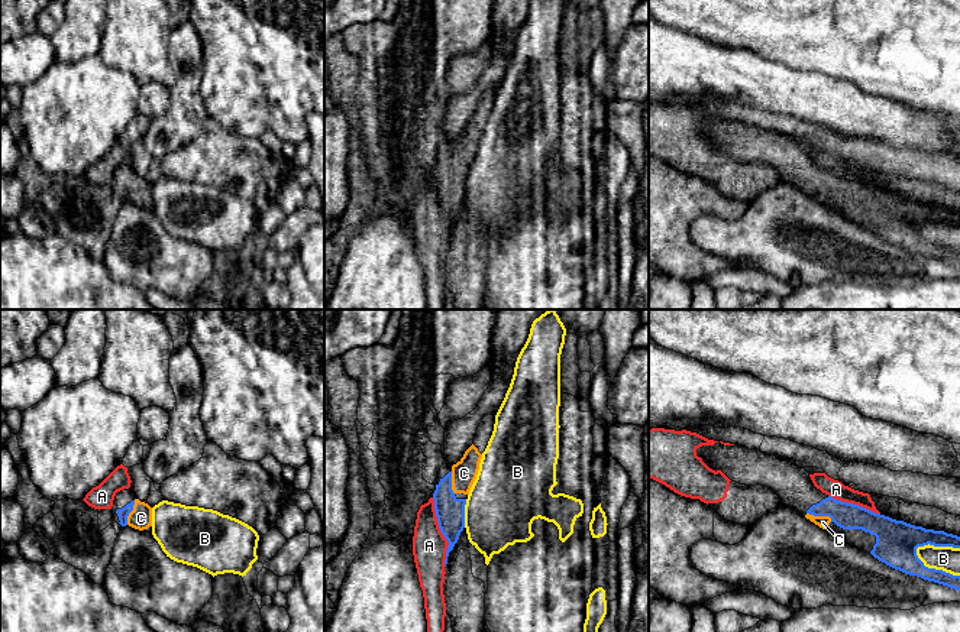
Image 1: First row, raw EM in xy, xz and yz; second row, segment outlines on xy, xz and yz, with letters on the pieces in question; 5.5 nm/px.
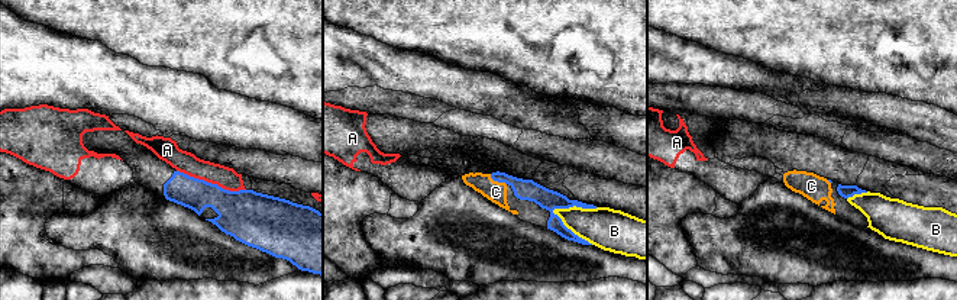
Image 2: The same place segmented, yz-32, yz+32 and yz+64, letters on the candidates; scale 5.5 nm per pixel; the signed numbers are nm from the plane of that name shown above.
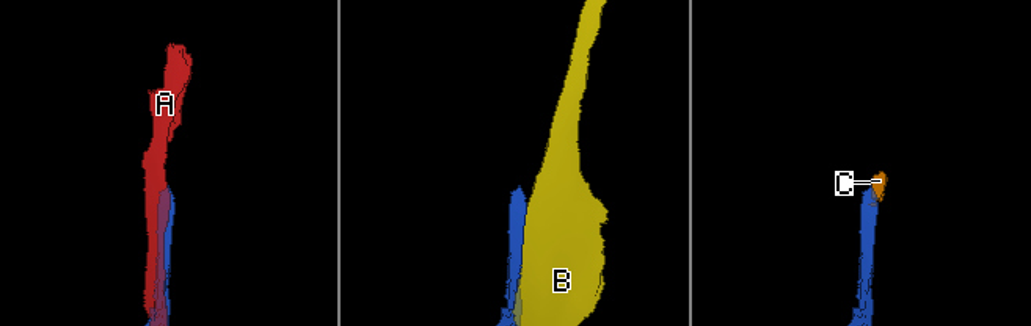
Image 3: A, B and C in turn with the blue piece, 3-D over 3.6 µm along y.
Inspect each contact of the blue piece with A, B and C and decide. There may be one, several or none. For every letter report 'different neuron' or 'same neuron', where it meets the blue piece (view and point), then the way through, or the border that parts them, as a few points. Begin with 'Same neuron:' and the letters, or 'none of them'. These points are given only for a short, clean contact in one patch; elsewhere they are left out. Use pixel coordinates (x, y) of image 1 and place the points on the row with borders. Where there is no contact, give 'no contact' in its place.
Same neuron: C
A: different neuron; contact xz (440, 531)
B: different neuron; contact yz (934, 569)
C: same neuron; contact yz (820, 515); way yz (846, 515), (820, 515), (823, 522)

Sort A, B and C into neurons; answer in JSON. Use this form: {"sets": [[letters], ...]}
{"sets": [["A"], ["B"], ["C"]]}

